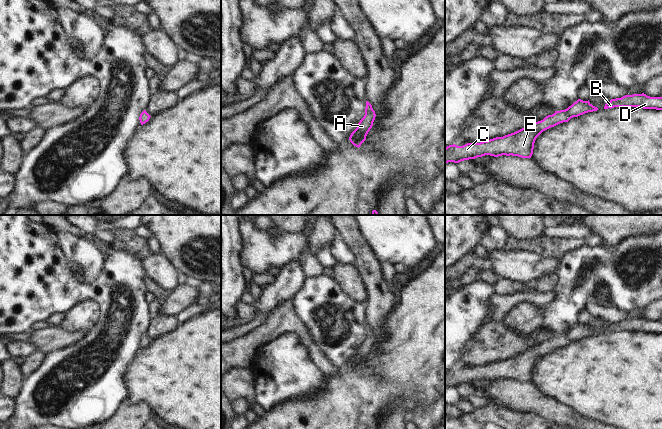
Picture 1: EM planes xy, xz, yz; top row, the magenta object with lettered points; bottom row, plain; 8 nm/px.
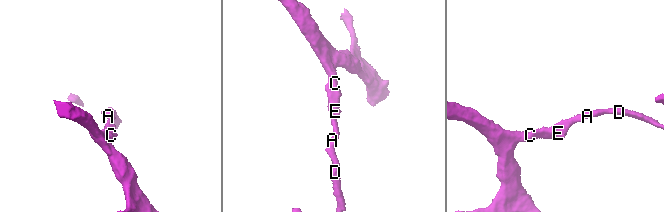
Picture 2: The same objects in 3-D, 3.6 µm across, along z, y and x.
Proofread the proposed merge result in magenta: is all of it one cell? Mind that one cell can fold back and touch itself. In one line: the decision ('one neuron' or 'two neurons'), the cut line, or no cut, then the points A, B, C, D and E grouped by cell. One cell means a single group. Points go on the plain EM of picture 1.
one neuron | no cut | A B C D E

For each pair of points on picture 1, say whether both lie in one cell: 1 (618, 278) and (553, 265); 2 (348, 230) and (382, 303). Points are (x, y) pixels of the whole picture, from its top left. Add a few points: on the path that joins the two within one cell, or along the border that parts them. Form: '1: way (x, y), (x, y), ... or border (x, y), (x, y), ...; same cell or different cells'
1: border (560, 259), (560, 265), (555, 272); different cells
2: way (359, 248), (370, 269), (375, 285); same cell

